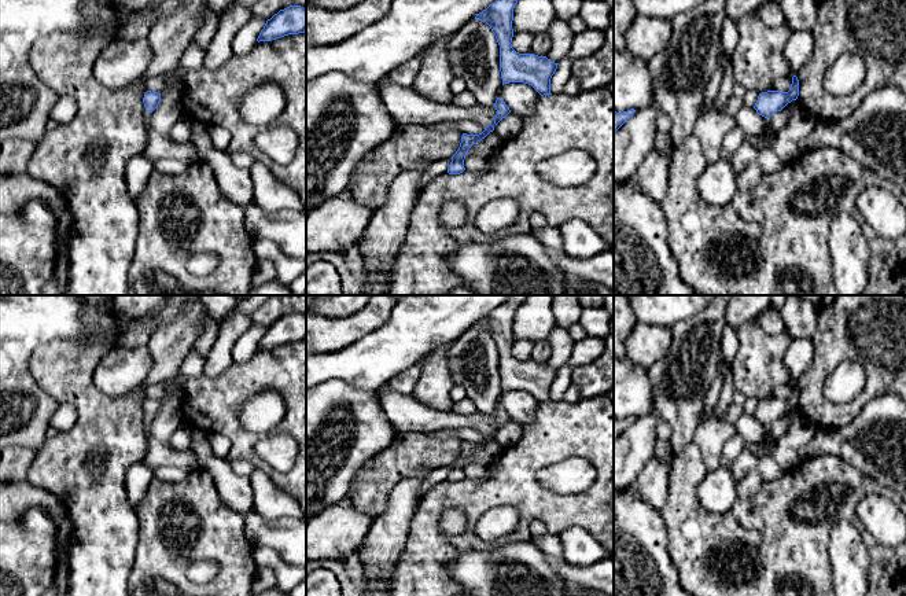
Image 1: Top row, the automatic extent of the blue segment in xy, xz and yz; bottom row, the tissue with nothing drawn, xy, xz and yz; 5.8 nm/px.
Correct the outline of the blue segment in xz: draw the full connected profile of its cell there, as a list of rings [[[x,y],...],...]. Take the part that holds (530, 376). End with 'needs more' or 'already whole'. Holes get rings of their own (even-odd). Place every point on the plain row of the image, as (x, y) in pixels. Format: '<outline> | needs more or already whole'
[[[511,295],[502,305],[476,321],[476,327],[486,330],[500,353],[500,379],[502,393],[524,390],[531,393],[541,404],[550,401],[550,386],[557,372],[546,364],[519,361],[512,356],[513,316],[528,295]]] | already whole

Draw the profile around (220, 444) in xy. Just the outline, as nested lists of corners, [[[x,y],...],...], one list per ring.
[[[207,433],[206,437],[213,453],[220,459],[226,459],[231,450],[231,441],[220,433]]]

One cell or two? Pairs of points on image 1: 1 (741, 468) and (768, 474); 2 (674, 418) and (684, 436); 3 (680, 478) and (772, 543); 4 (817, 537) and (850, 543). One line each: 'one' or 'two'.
1: one
2: one
3: one
4: two

